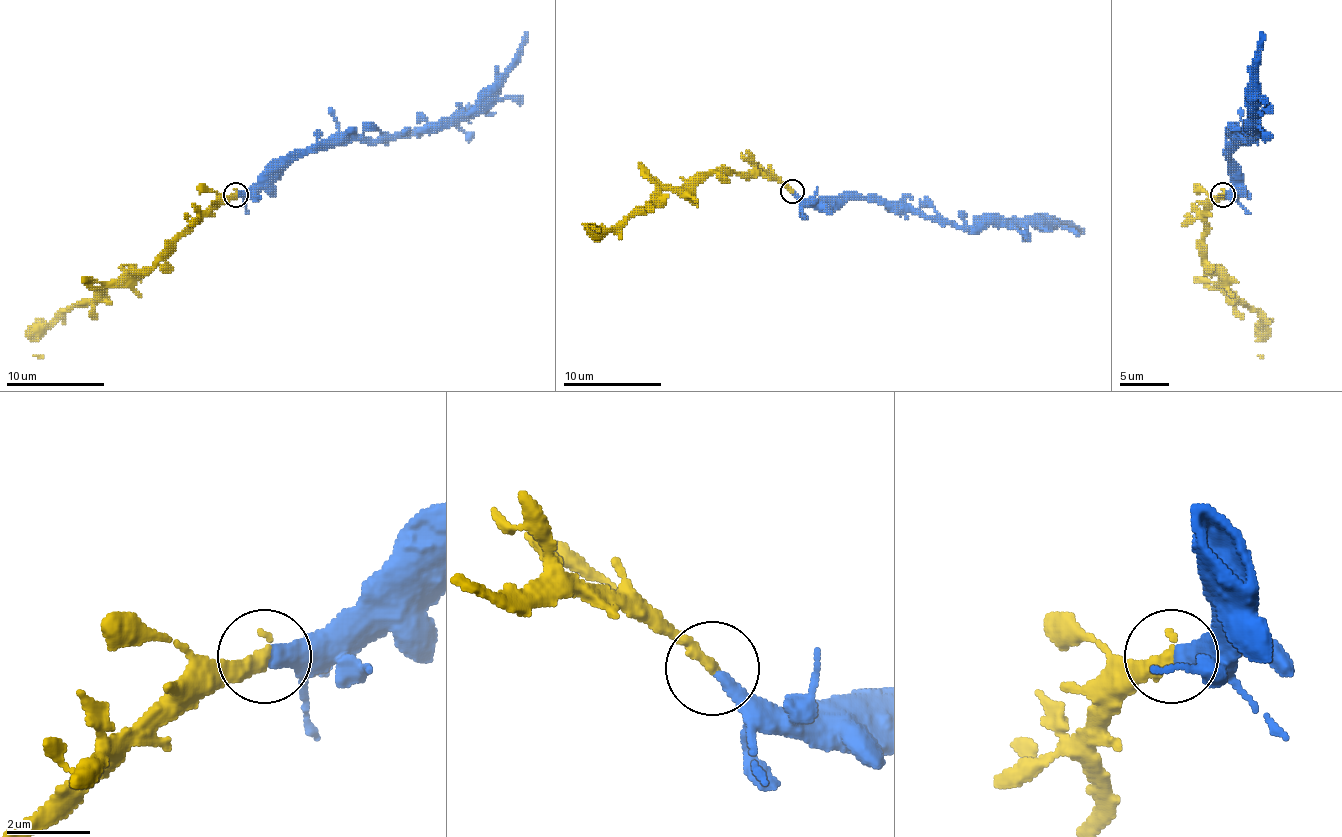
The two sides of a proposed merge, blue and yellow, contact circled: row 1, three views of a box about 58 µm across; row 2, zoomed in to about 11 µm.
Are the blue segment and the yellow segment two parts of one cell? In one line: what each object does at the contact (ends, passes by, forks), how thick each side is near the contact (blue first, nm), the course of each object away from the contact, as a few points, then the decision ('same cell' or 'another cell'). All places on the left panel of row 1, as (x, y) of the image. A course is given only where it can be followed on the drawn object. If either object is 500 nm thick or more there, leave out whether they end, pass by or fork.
blue ends there; yellow ends there; 400 nm thick on the blue side, 360 nm on the other; blue runs (236, 194), (251, 186), (265, 186), (309, 152), (353, 140), (383, 140), (454, 125), (513, 62), (527, 32); yellow runs (236, 194), (202, 216), (153, 265), (133, 270), (92, 301), (79, 301), (60, 314), (38, 338), (43, 358); same cell

